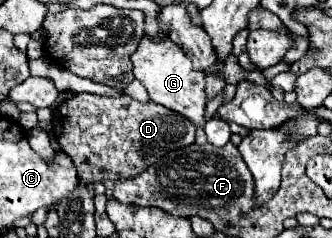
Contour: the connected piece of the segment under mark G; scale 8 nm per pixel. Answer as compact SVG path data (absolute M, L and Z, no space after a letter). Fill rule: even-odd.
M144 38L136 52L132 54L134 64L134 76L144 84L148 90L148 96L152 102L162 104L174 112L182 114L196 127L203 127L206 108L205 77L203 72L193 69L191 60L178 48L172 40L154 42L150 38Z

